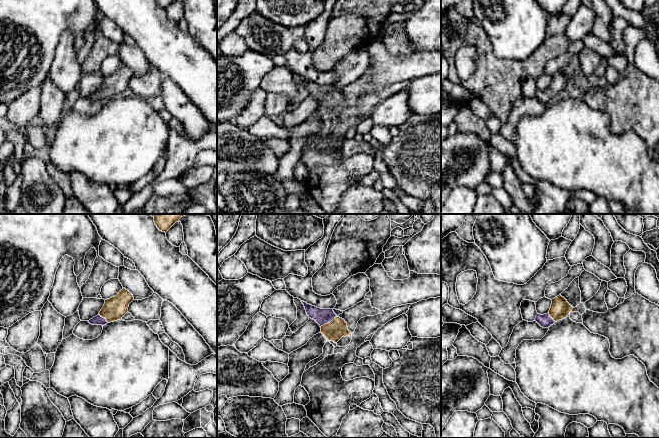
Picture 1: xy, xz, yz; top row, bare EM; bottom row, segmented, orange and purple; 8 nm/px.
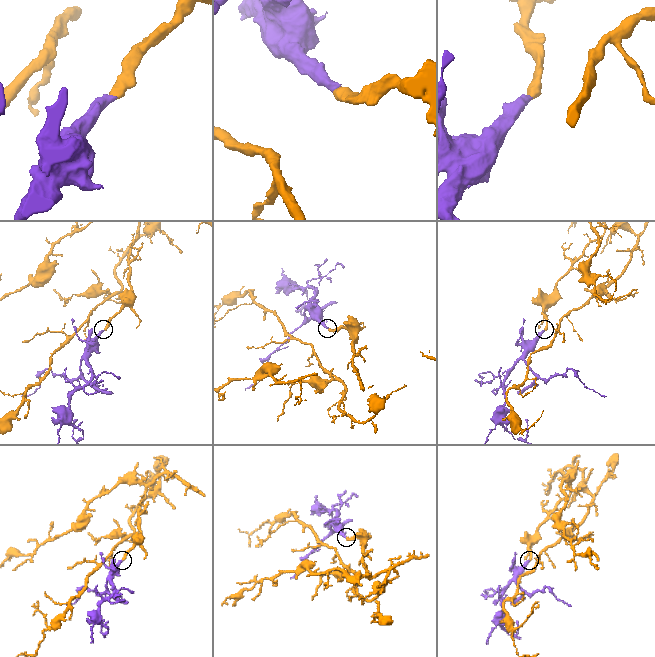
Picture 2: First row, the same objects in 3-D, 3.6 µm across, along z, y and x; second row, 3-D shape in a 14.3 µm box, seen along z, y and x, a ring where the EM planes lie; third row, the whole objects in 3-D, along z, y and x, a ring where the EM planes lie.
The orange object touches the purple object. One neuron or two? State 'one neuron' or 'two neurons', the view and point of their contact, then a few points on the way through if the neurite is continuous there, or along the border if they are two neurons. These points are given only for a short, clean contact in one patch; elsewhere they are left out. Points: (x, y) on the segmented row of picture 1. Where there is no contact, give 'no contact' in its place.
one neuron | xz (328, 323) | across xz (337, 328), (328, 323), (322, 316)

